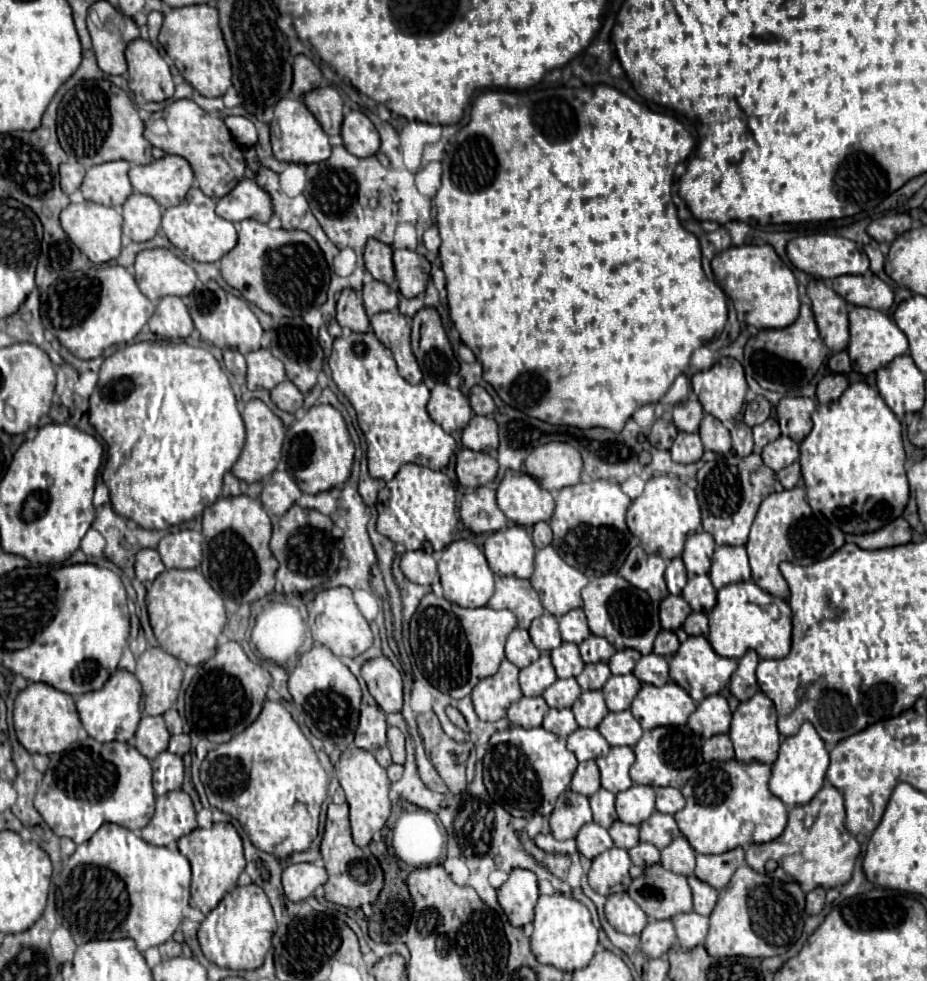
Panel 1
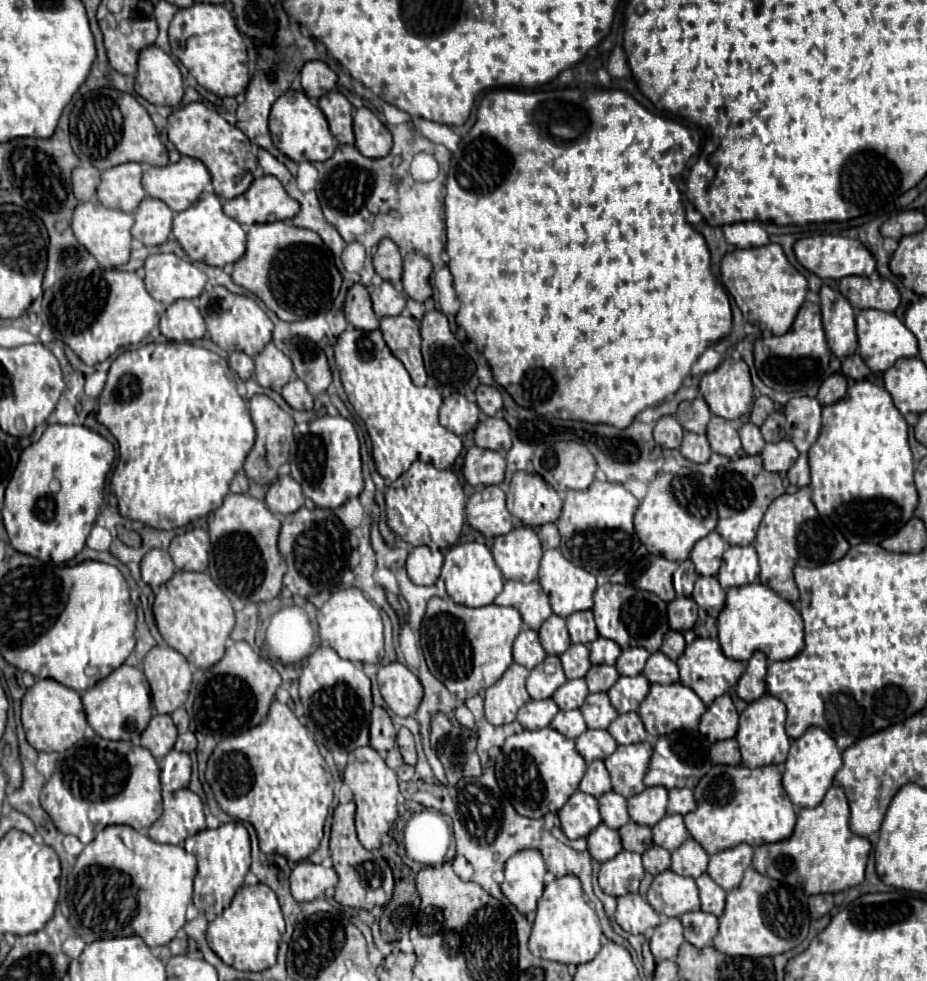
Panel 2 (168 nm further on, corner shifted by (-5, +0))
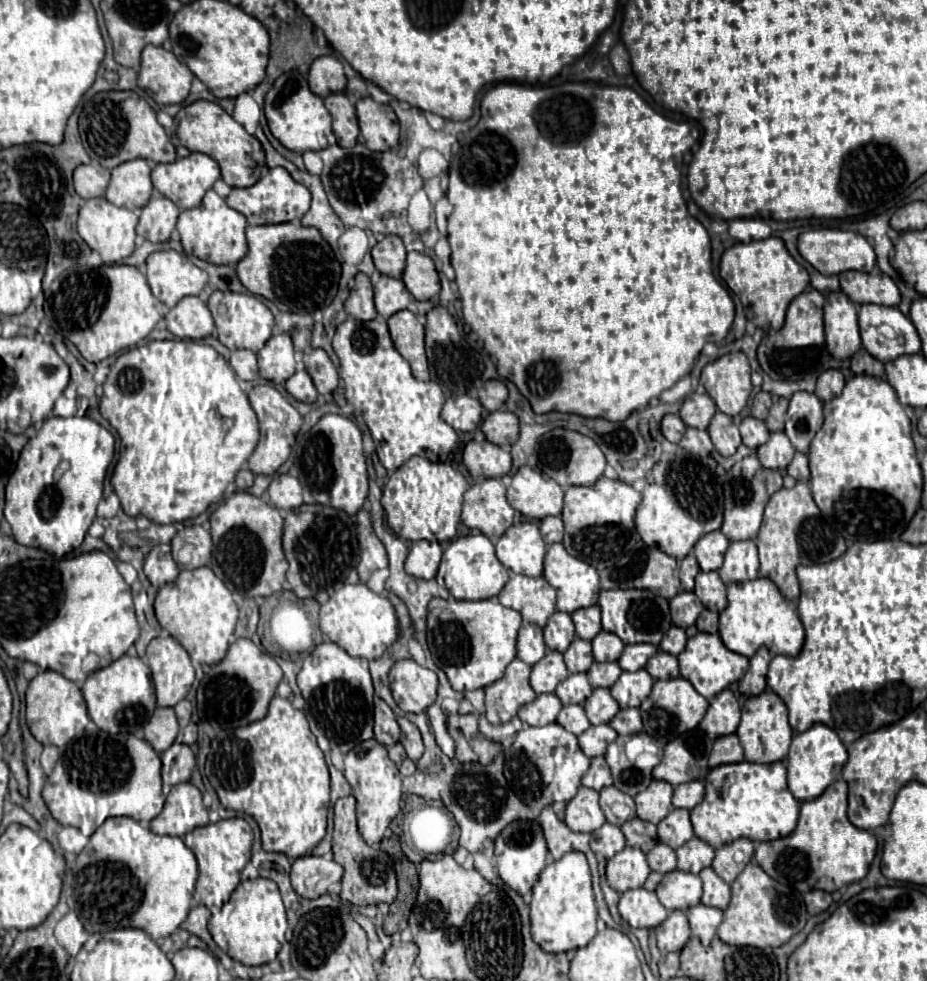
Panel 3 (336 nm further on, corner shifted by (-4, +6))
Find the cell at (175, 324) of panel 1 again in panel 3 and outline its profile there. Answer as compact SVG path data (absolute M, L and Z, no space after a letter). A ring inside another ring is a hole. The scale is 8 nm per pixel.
M184 297L174 305L166 317L166 329L180 339L204 339L212 335L214 321L208 305L198 297Z

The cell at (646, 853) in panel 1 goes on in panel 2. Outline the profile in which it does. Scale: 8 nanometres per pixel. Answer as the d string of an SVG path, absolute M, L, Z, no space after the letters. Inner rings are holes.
M651 847L649 851L643 853L643 867L651 875L659 875L661 871L667 871L671 865L671 853L663 847Z

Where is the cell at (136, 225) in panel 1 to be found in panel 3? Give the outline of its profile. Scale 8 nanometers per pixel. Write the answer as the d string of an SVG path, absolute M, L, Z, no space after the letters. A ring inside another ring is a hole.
M152 195L152 199L142 207L136 233L152 243L164 243L176 227L180 209L164 195Z

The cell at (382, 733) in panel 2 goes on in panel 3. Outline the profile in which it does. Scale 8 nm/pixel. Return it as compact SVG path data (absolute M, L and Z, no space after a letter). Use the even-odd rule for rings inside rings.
M374 699L374 739L386 747L398 743L400 739L400 729L396 723L396 715L392 709L382 701Z

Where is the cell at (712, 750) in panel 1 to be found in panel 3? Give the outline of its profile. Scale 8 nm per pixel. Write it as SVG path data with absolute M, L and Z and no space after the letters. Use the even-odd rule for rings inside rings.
M724 735L714 741L712 753L710 753L710 767L726 765L726 763L740 763L740 761L744 761L744 753L736 735Z

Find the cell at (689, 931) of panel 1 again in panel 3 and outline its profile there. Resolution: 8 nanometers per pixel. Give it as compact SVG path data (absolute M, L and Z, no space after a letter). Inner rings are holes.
M702 903L686 909L692 935L696 935L702 945L710 945L712 937L716 935L718 925L722 923L722 911L716 907L706 907Z

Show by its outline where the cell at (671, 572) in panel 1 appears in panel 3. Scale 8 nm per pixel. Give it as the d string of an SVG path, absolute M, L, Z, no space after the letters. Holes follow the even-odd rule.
M692 553L686 555L678 563L678 577L680 577L680 583L682 583L684 591L692 591L694 589L694 577L696 577L698 571L700 571L700 565L698 565L698 561L696 561L696 557Z

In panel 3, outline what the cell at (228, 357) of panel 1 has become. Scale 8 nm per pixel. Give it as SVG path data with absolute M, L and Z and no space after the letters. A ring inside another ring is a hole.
M236 349L232 351L230 365L234 367L236 375L244 381L258 379L258 367L256 367L256 353L248 349Z

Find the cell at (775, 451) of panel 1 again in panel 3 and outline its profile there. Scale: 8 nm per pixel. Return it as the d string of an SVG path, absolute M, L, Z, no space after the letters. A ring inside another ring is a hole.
M772 433L770 439L758 447L758 457L760 463L766 469L786 469L794 457L796 449L792 447L792 443L788 441L786 433Z

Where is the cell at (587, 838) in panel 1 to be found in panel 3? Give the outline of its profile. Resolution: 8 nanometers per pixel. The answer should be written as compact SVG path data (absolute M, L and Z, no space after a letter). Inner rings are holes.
M604 823L600 829L596 829L592 833L592 839L590 839L590 849L596 855L602 855L606 859L610 859L618 851L622 851L624 845L626 845L626 841L624 841L620 827L612 825L612 823Z

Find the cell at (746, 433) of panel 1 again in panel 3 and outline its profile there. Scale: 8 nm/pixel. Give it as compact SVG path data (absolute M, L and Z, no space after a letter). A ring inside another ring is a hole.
M746 417L740 423L740 435L742 435L742 443L750 449L760 447L764 441L768 441L770 431L766 429L764 421L754 419L754 417Z

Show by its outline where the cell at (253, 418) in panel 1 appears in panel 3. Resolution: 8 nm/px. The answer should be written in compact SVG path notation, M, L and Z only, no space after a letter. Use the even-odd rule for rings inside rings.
M256 385L250 393L248 393L250 405L258 415L260 421L260 441L254 449L254 453L248 459L248 467L252 473L262 473L262 475L274 475L278 471L278 467L288 459L296 433L302 425L302 417L300 413L272 387L272 385Z

